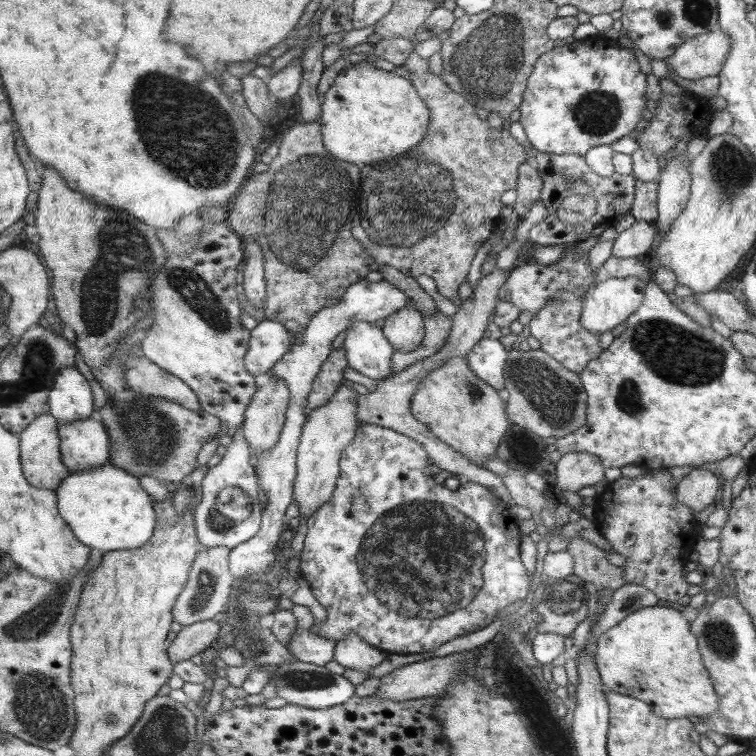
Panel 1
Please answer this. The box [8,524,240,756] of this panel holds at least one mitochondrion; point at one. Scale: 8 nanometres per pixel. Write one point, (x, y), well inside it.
(41, 707)

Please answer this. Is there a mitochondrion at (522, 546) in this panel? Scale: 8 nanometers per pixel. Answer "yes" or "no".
no

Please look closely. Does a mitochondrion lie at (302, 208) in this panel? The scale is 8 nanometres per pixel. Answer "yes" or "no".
yes

